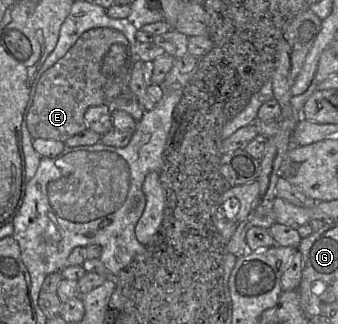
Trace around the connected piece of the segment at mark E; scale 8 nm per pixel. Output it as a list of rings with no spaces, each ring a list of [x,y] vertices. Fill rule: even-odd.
[[[99,27],[99,28],[93,28],[93,29],[87,30],[84,33],[82,33],[81,36],[72,45],[72,47],[67,51],[67,53],[62,58],[60,58],[54,65],[52,65],[49,69],[47,69],[39,78],[39,81],[36,85],[34,99],[33,99],[31,108],[28,111],[28,115],[26,117],[26,125],[31,136],[34,139],[51,139],[51,140],[59,140],[59,141],[65,142],[68,138],[84,131],[86,129],[86,122],[84,119],[84,114],[86,110],[89,107],[105,104],[106,87],[109,87],[109,85],[113,85],[113,84],[121,84],[123,78],[125,77],[125,74],[128,74],[129,77],[131,77],[128,87],[136,95],[139,103],[144,107],[145,110],[147,111],[151,110],[155,106],[156,102],[149,96],[146,89],[146,85],[144,83],[143,72],[142,72],[144,61],[138,60],[137,62],[135,62],[135,64],[133,64],[133,66],[131,66],[131,59],[132,57],[131,57],[131,48],[129,46],[129,41],[124,36],[124,34],[119,30],[114,28],[108,28],[108,27]]]

